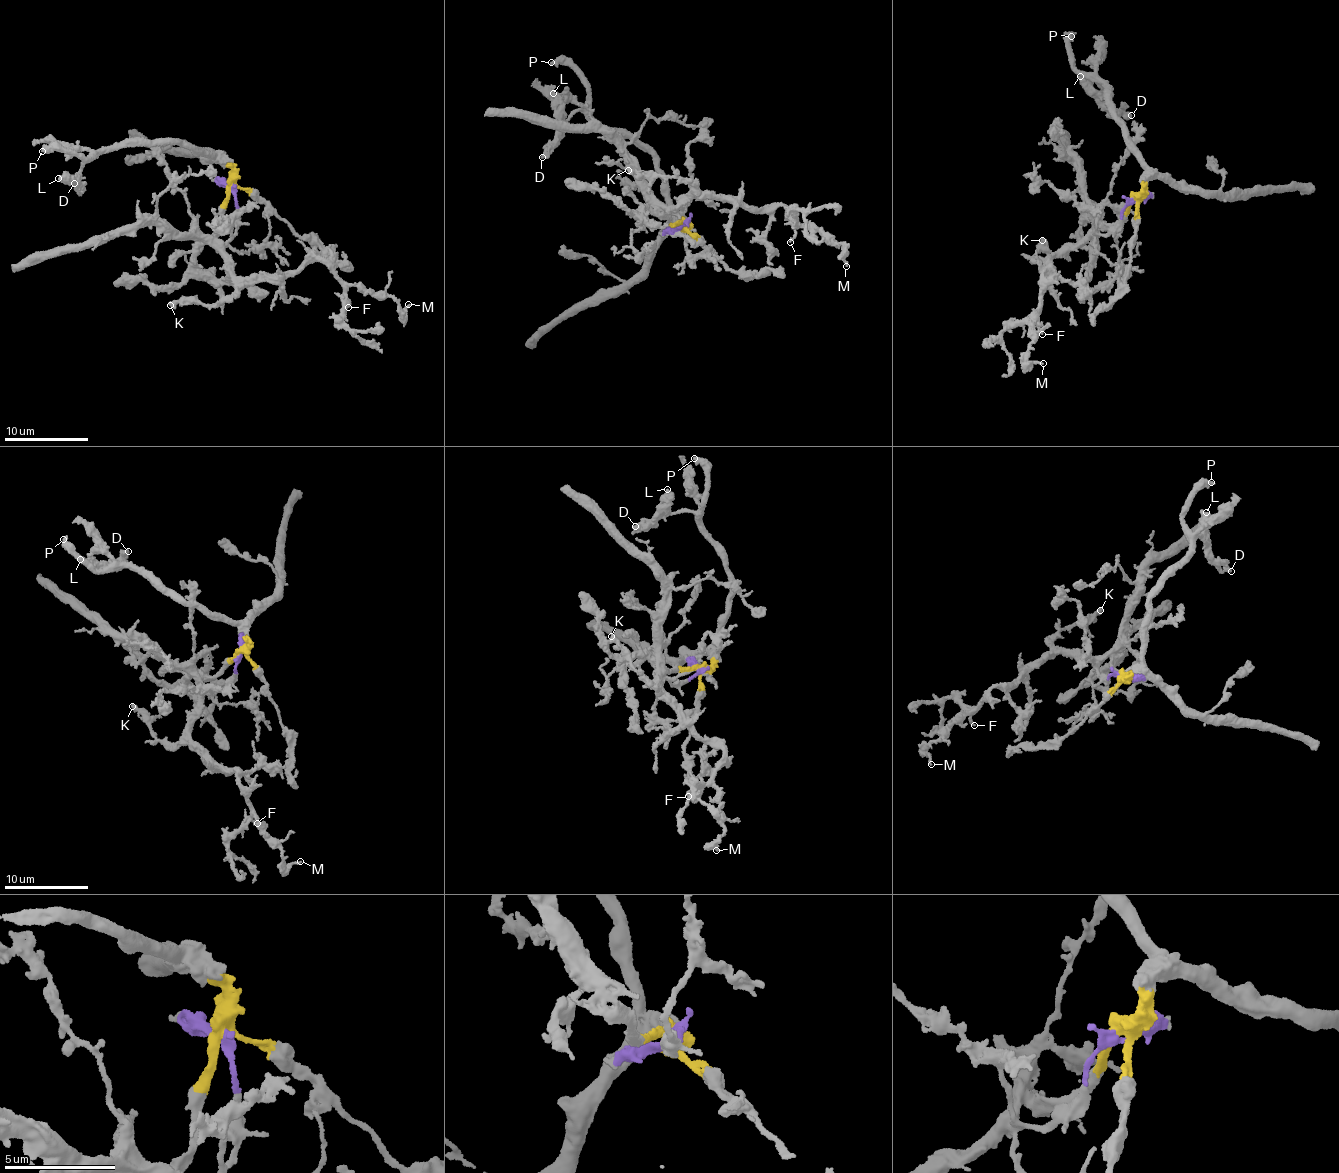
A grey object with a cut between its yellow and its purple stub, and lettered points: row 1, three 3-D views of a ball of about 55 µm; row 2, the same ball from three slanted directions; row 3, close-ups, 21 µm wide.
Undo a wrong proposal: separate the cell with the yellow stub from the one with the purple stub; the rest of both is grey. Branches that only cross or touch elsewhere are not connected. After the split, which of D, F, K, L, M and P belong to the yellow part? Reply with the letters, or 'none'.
D, L, P

